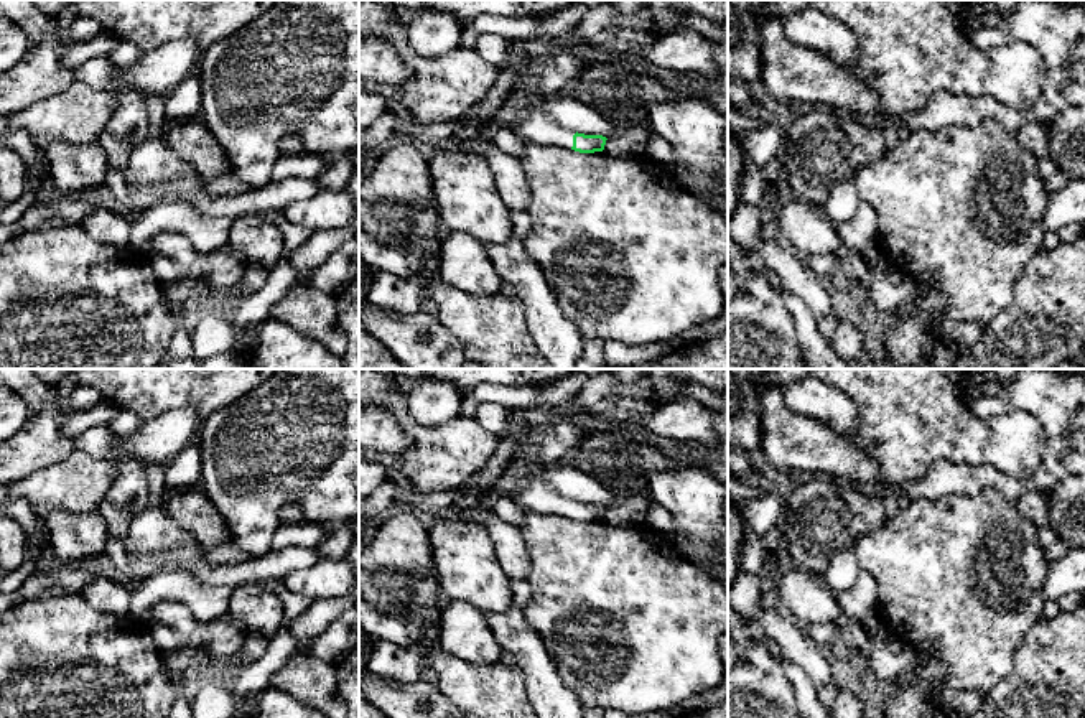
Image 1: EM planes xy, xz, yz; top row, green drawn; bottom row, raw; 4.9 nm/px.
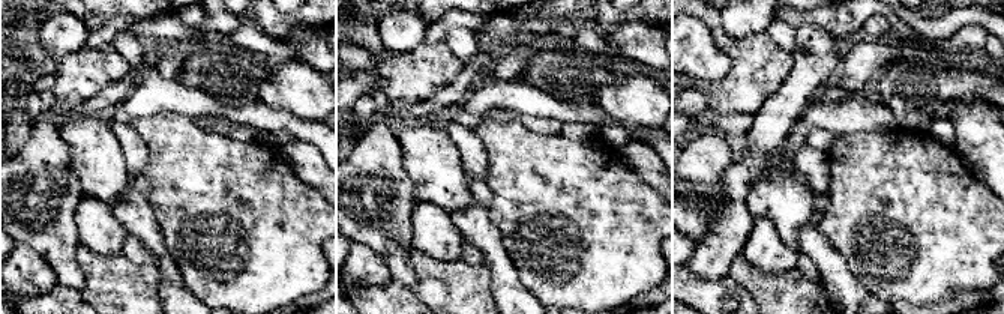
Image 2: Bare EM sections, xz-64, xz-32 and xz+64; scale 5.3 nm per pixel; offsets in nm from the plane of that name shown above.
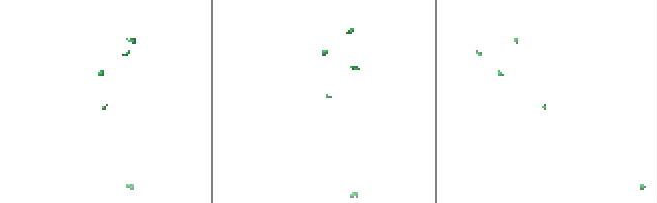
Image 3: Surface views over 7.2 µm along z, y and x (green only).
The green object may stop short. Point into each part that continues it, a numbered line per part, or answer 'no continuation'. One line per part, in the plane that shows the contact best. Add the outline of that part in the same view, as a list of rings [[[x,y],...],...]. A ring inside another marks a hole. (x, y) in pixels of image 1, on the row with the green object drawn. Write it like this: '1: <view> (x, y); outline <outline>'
1: xz (537, 129); outline [[[529,115],[514,128],[522,142],[553,145],[561,148],[573,147],[575,130],[565,128],[547,115]]]

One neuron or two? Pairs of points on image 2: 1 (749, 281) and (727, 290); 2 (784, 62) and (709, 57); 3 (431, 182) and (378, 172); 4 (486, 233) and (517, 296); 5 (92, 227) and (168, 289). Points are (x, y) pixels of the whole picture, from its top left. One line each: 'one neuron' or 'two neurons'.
1: two neurons
2: two neurons
3: two neurons
4: one neuron
5: two neurons

